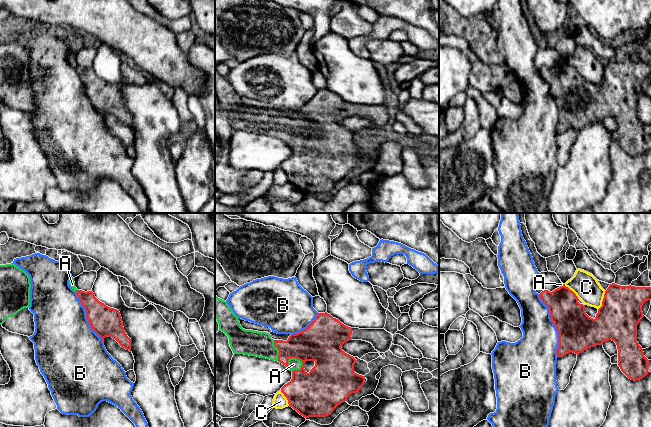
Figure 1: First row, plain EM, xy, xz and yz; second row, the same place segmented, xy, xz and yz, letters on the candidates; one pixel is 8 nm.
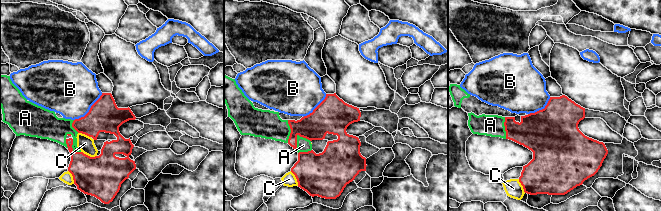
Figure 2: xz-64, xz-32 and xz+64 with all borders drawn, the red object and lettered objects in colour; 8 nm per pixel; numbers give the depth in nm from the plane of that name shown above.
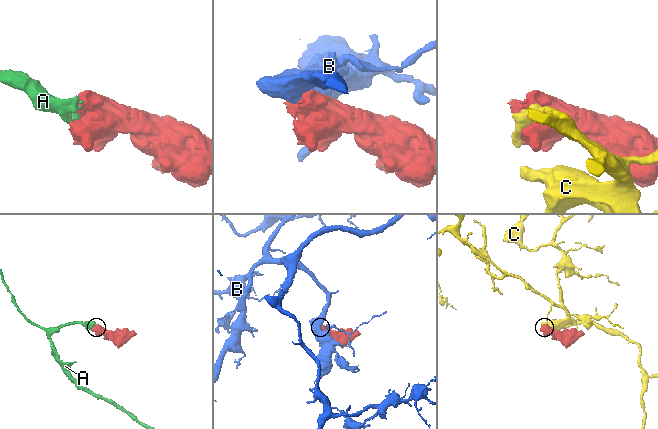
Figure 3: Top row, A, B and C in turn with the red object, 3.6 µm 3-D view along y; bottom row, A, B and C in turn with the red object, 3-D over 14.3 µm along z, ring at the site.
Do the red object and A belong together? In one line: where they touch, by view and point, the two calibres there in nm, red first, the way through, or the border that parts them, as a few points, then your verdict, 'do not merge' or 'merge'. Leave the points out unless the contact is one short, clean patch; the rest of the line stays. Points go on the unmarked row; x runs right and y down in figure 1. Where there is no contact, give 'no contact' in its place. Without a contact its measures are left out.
meets red in xz at (292, 133); 320 nm thick on the red side, 100 nm on the other; merge

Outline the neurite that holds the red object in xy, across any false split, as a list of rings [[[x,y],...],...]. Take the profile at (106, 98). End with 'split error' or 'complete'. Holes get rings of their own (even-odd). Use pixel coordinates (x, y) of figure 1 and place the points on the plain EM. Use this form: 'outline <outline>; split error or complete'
outline [[[74,54],[69,57],[70,63],[77,69],[86,87],[86,94],[93,107],[103,116],[112,113],[119,121],[131,128],[131,115],[124,107],[119,86],[110,84],[100,78],[92,67],[82,67],[75,63]]]; split error

